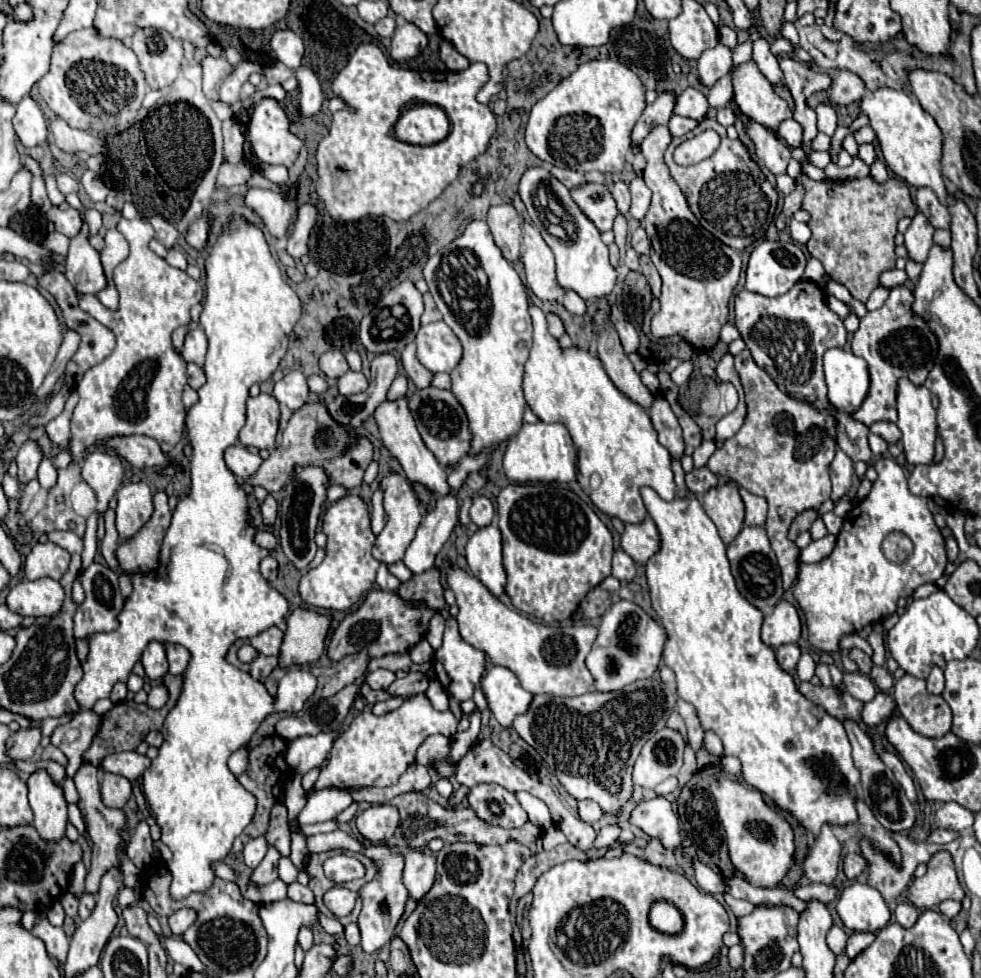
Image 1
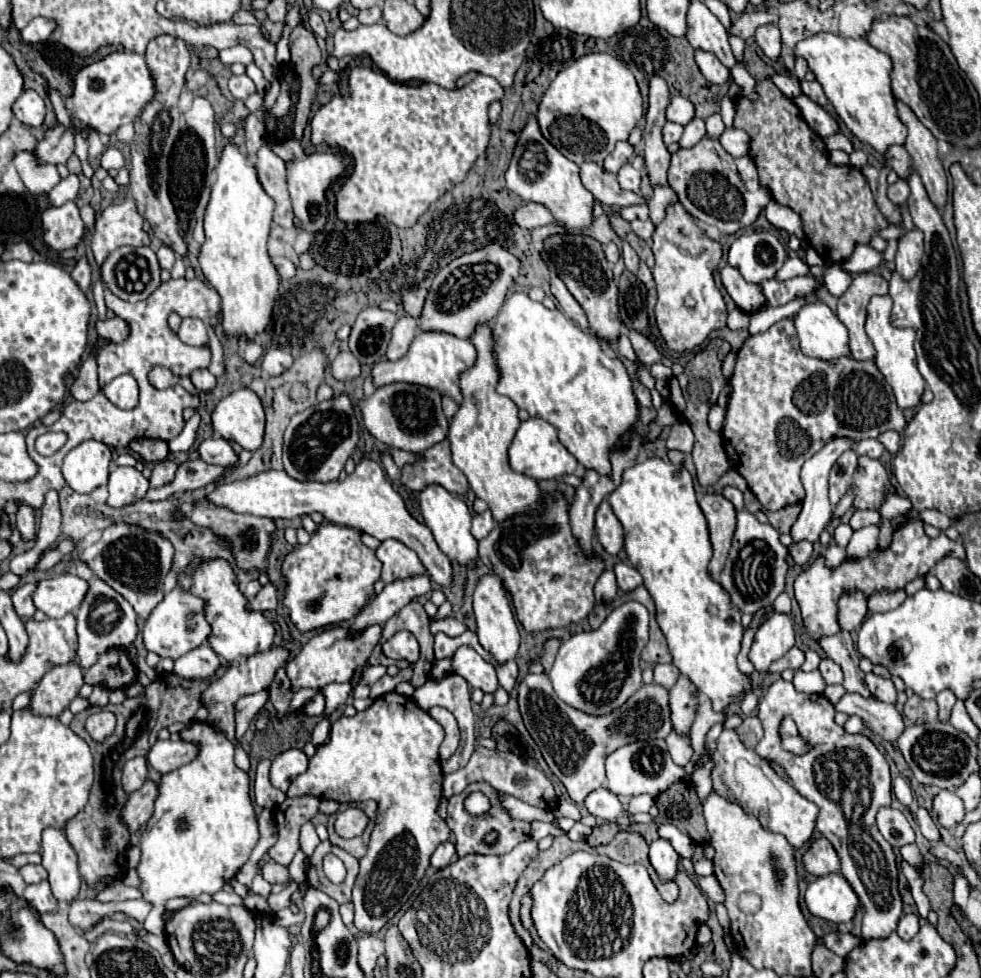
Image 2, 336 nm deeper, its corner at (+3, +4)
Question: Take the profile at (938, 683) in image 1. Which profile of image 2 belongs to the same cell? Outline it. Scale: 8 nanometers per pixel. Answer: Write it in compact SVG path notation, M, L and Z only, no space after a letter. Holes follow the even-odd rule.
M943 690L943 692L939 692L937 694L937 704L939 704L939 720L947 720L949 718L949 712L951 712L951 708L953 708L953 704L955 704L955 694L951 692L951 690Z

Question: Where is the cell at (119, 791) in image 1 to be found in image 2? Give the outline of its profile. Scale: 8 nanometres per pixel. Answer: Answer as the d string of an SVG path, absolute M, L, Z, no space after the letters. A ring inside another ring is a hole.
M143 756L125 762L121 784L123 784L123 790L125 790L127 794L139 790L139 786L143 786L145 778L147 778L147 760L145 760Z

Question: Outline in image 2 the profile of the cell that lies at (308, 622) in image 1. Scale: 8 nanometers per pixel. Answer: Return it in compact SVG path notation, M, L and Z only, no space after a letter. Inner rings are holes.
M273 646L267 652L259 652L255 656L241 658L233 666L229 666L229 670L223 674L223 678L219 678L219 682L213 682L207 688L207 694L203 694L203 704L209 708L209 722L219 726L219 730L223 730L223 734L227 734L227 738L233 744L239 746L235 738L235 702L245 694L255 694L263 688L269 688L275 680L277 670L283 668L287 660L289 660L289 650L285 646Z

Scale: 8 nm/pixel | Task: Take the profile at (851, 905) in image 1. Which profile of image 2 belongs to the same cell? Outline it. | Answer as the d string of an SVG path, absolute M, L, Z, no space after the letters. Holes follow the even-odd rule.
M829 874L811 882L805 902L813 916L833 924L851 922L859 906L859 898L843 874Z

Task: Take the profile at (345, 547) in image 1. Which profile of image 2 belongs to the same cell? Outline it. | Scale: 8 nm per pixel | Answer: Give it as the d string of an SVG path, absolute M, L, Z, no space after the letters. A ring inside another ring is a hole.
M321 524L309 544L297 546L287 554L283 574L287 578L283 604L289 610L291 622L301 632L307 632L353 620L373 596L373 584L381 574L381 562L371 548L361 544L361 534L357 530L337 524Z

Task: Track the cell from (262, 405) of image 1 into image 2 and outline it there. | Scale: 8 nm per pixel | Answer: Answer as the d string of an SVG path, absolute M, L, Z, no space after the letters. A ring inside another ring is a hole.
M241 388L225 396L211 414L213 430L219 432L227 442L237 442L245 450L259 450L265 432L265 412L259 396Z

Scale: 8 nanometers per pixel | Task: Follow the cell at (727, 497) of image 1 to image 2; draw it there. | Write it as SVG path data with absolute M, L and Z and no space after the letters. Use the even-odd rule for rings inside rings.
M705 494L699 500L699 506L709 522L709 534L713 544L713 558L709 564L711 576L717 576L727 560L727 552L731 548L733 532L735 532L735 506L723 498L723 494Z

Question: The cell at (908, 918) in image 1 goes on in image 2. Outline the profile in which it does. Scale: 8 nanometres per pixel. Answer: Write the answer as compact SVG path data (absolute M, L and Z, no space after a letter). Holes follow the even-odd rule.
M903 914L897 926L897 934L903 940L911 940L919 930L919 916L917 914Z

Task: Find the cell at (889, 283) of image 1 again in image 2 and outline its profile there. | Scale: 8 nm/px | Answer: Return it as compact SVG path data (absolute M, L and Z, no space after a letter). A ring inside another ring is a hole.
M857 246L855 254L851 254L851 258L847 258L847 262L841 262L841 266L849 272L849 274L861 274L861 272L871 272L881 264L883 256L873 250L871 246Z

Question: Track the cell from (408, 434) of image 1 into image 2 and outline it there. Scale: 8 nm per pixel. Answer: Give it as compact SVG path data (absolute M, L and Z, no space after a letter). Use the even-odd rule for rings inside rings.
M439 484L425 486L419 492L419 504L421 504L421 514L425 518L425 524L433 532L433 538L435 538L437 546L441 548L441 552L445 552L451 560L457 560L459 564L465 564L465 566L475 564L477 540L471 534L471 512L469 512L467 504L459 496L447 492Z

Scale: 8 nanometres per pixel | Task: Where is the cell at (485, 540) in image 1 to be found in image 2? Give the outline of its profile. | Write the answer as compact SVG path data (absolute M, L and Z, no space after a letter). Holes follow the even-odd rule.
M493 572L483 574L479 578L479 582L477 582L475 592L473 592L473 610L475 610L475 620L477 620L477 636L479 636L479 642L499 662L507 662L507 660L515 658L515 654L519 650L519 642L521 642L515 616L513 616L511 606L509 606L509 600L505 596L507 596L507 590L503 586L503 580L497 574L493 574Z

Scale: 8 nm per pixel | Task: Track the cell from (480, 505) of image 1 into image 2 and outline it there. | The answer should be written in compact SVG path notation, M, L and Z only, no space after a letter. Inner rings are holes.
M485 510L483 514L475 514L475 516L473 516L471 534L473 534L477 540L481 540L481 538L485 538L485 536L493 530L493 526L495 526L495 520L493 520L493 516L491 516L491 510Z

